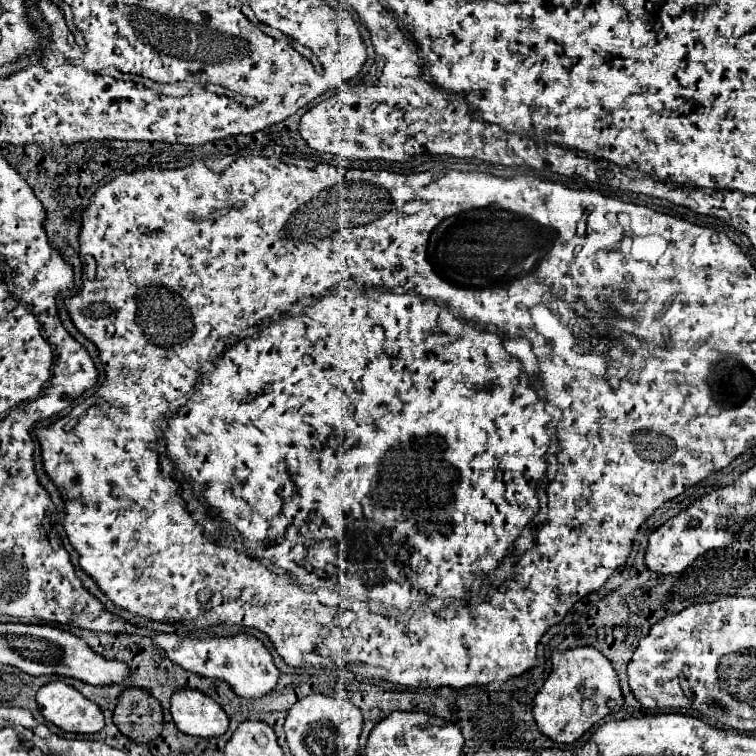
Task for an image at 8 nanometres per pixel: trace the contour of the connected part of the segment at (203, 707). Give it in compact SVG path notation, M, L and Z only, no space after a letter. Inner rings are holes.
M178 690L172 696L170 714L180 732L190 736L222 736L228 730L226 712L198 690Z

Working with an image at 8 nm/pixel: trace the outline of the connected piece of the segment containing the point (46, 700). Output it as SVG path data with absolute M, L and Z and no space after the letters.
M62 680L42 686L36 694L36 704L42 716L64 732L96 734L104 728L102 710Z

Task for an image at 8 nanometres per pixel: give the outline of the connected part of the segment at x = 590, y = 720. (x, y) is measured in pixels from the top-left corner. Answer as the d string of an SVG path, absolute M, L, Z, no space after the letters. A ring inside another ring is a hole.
M592 646L552 654L552 672L534 698L534 718L542 734L560 744L576 742L604 716L622 708L624 698L610 660Z

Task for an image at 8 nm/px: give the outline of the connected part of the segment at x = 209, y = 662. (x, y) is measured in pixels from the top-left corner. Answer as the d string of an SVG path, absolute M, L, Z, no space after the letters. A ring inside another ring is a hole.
M154 634L154 644L166 654L166 658L174 660L174 664L198 676L222 680L242 698L264 698L276 686L280 676L264 644L248 634L236 634L234 638L182 638L174 634Z

